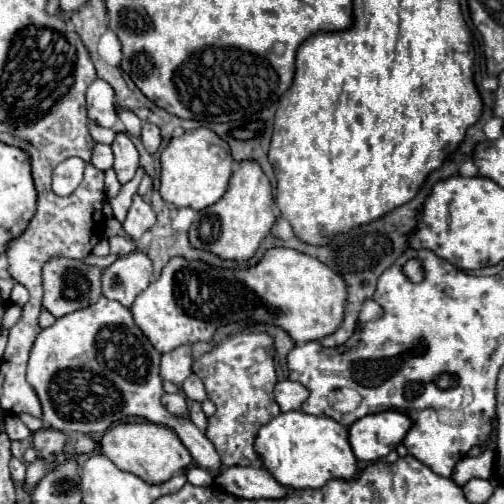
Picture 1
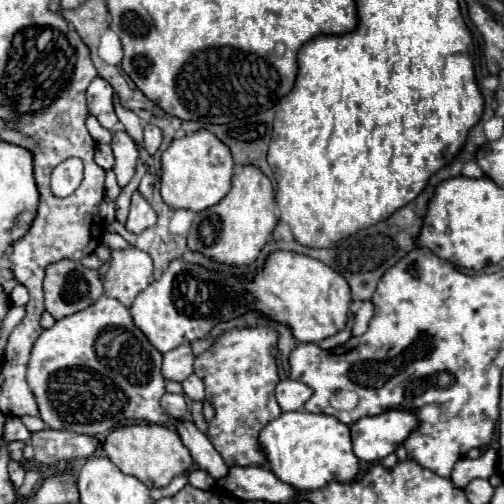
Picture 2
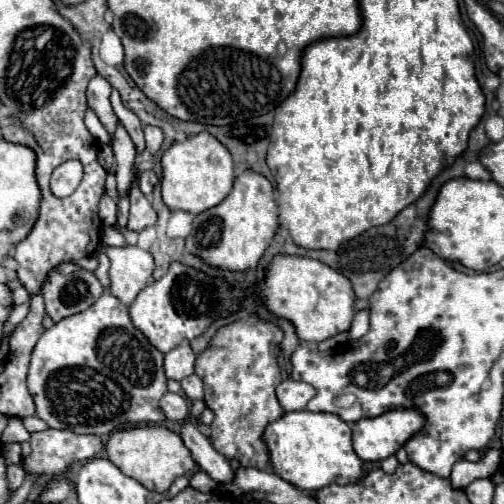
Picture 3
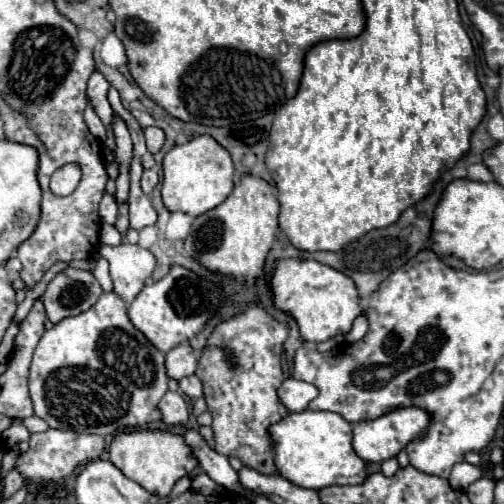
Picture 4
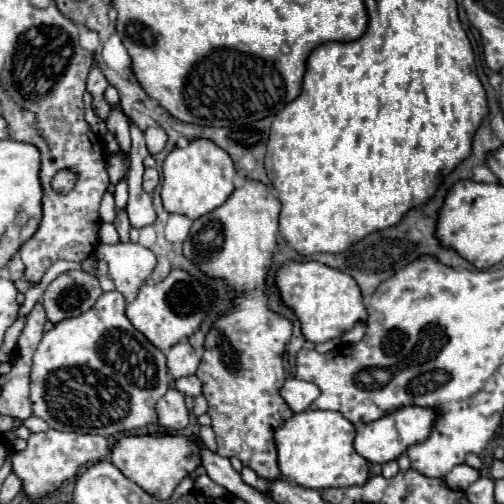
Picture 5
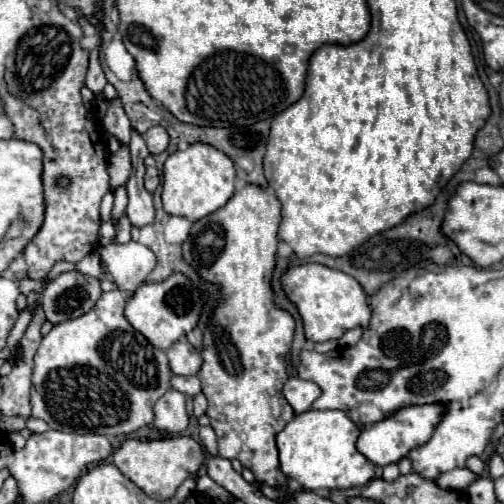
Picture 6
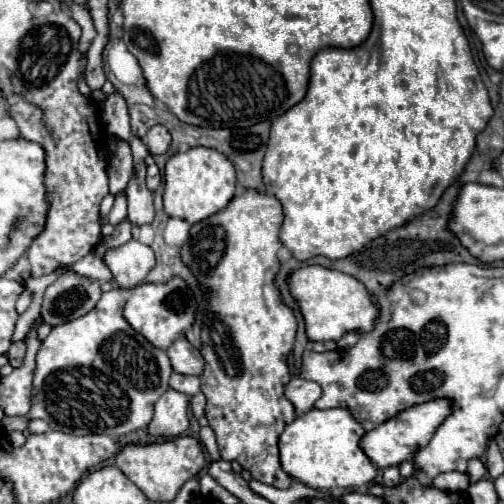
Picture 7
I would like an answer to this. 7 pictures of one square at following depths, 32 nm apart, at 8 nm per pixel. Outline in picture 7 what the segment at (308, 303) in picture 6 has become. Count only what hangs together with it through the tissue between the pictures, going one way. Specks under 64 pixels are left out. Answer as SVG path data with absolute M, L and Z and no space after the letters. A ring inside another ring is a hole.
M304 266L296 270L288 282L292 296L298 300L300 312L304 314L306 336L312 342L338 342L348 332L372 332L374 322L380 316L380 308L364 284L344 272L328 270L324 266Z

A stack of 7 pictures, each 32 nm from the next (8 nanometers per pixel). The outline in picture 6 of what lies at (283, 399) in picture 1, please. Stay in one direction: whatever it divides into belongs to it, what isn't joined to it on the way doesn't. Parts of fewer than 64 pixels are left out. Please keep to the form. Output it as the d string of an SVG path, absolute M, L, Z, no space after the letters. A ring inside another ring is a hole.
M294 376L294 378L290 378L284 384L282 394L290 402L290 406L294 408L294 412L302 414L302 412L310 410L312 402L320 396L320 386L314 384L314 382L308 382L308 380L302 380L302 378Z

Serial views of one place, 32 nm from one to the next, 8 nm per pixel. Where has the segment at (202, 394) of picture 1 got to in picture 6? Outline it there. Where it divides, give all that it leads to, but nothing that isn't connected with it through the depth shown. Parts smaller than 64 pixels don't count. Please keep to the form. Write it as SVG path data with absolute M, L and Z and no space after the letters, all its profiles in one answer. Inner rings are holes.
M172 376L170 384L174 390L182 394L188 394L188 396L200 394L200 380L196 376Z

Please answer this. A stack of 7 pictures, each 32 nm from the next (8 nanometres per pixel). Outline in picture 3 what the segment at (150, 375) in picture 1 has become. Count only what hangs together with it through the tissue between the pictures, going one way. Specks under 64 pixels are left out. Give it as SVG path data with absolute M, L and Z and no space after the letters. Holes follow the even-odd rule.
M104 292L88 310L68 316L46 330L32 352L28 370L28 388L34 398L38 418L42 418L50 428L96 436L112 434L126 424L164 422L166 418L158 402L160 396L166 394L166 380L164 354L156 350L138 328L134 328L128 308L110 292ZM182 424L180 432L186 448L192 452L196 464L218 484L230 484L234 480L234 470L228 464L228 460L214 450L210 440L198 432L196 426L192 424Z

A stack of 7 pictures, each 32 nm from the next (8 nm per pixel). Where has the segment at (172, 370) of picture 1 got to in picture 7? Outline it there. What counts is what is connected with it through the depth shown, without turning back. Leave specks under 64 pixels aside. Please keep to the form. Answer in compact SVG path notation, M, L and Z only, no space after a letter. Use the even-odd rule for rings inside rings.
M184 336L176 338L166 352L170 356L174 372L200 374L204 370L204 358L202 358L200 350L196 350Z

